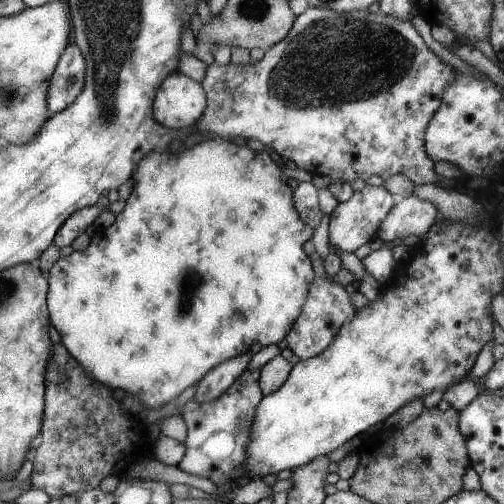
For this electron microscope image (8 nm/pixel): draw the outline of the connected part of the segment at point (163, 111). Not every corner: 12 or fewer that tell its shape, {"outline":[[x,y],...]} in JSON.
{"outline":[[171,71],[152,100],[153,118],[173,131],[206,107],[199,82]]}

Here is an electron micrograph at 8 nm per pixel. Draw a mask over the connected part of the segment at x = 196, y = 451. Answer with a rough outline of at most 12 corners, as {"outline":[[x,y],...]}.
{"outline":[[260,369],[221,396],[180,409],[176,464],[214,485],[240,484]]}

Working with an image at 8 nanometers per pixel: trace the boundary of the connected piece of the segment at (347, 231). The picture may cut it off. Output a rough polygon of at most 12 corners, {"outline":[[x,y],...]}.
{"outline":[[365,184],[329,214],[328,244],[353,252],[374,244],[400,200]]}

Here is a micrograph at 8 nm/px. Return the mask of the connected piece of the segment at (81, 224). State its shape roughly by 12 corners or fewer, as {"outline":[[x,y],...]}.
{"outline":[[87,205],[67,217],[52,238],[57,248],[71,242],[105,208]]}

